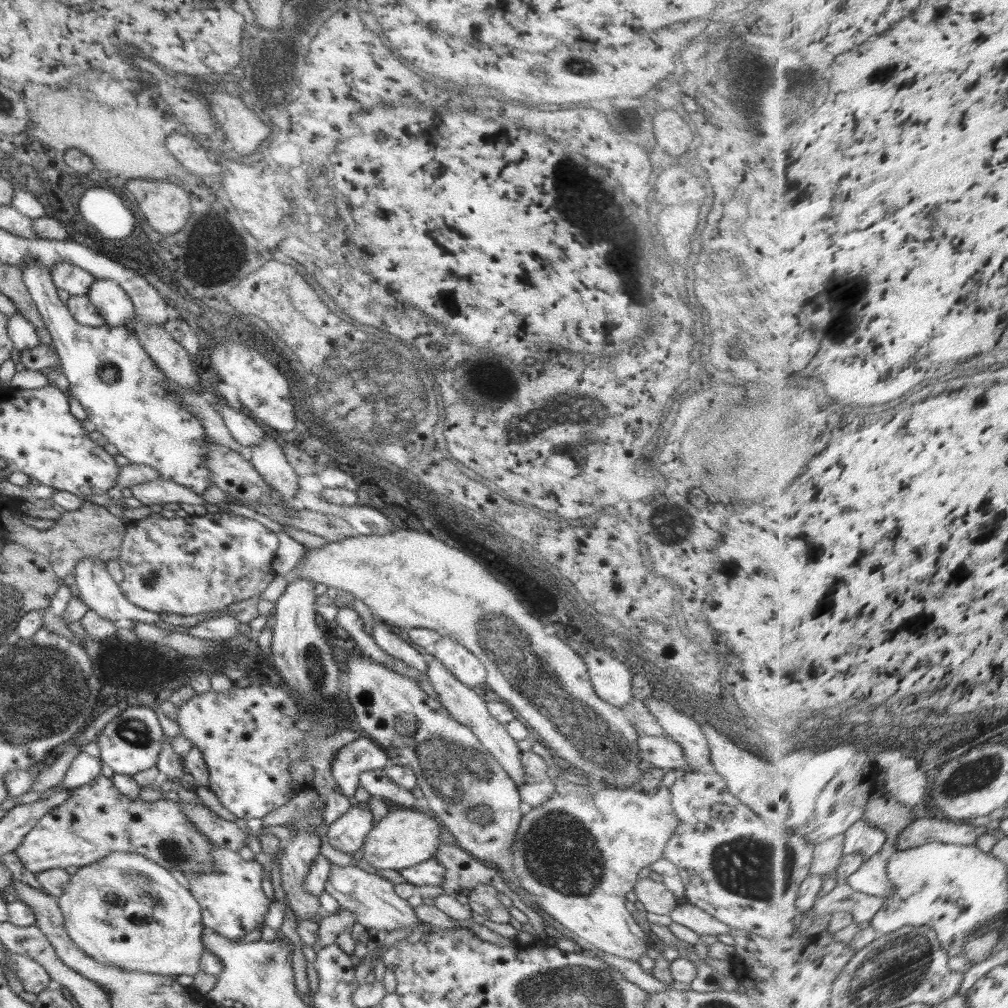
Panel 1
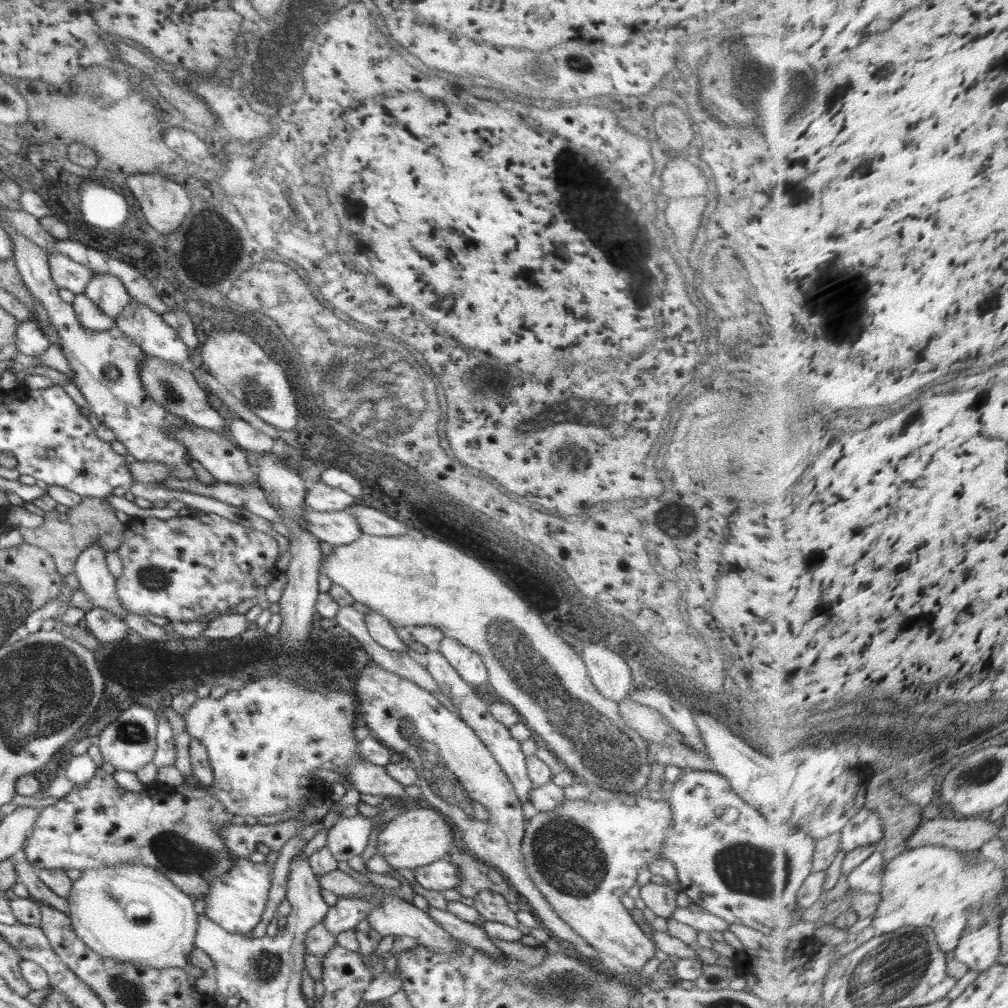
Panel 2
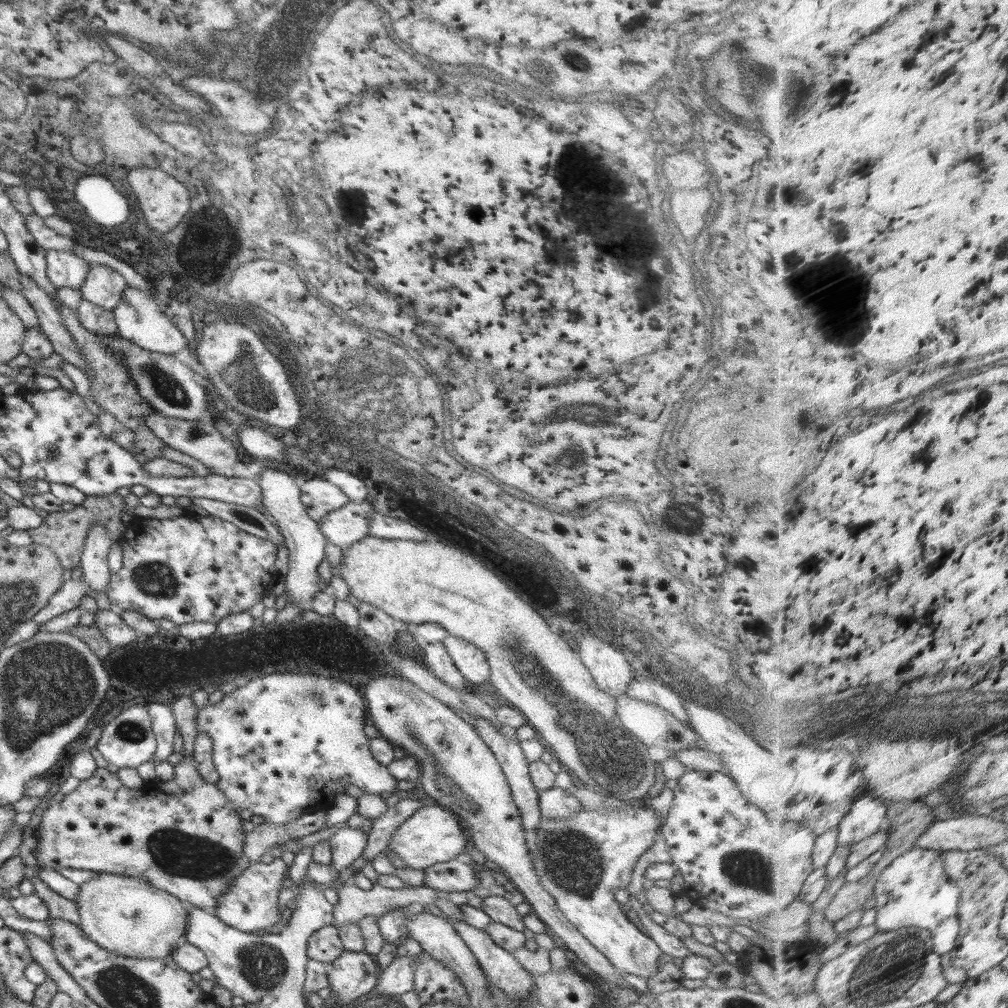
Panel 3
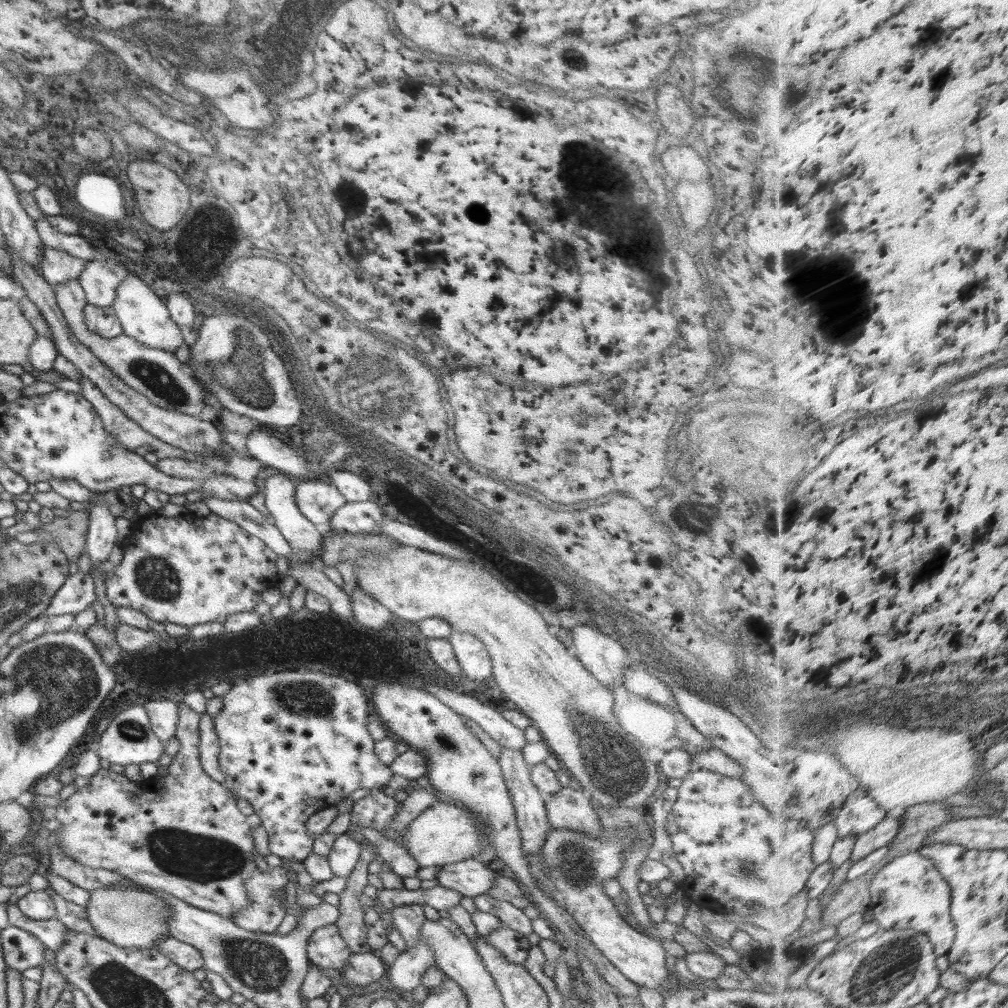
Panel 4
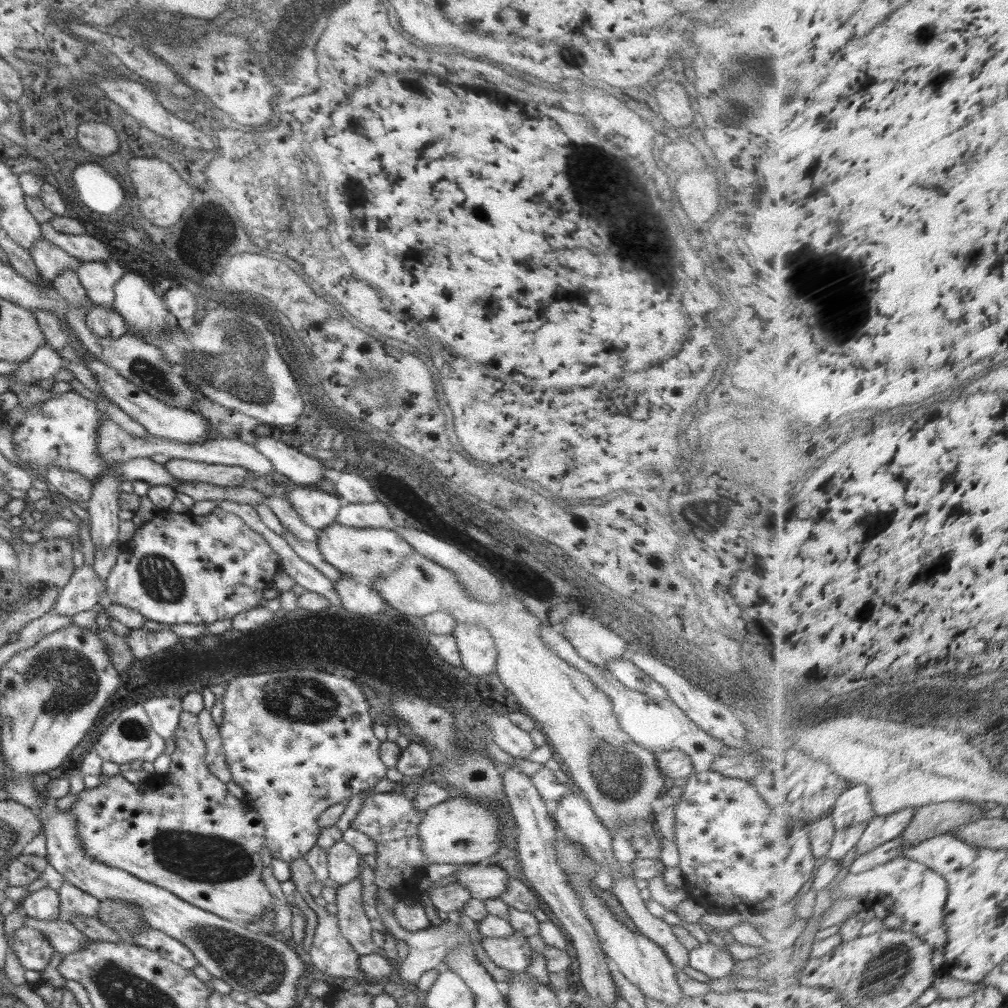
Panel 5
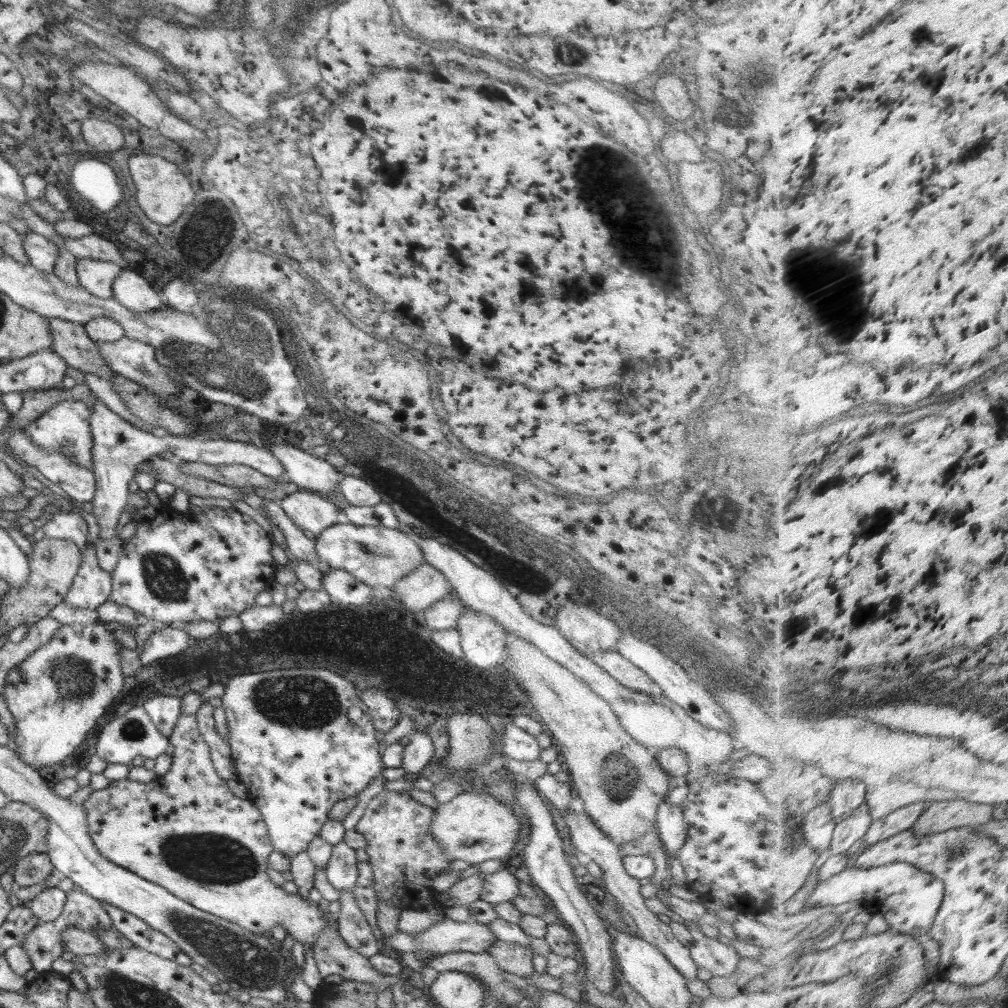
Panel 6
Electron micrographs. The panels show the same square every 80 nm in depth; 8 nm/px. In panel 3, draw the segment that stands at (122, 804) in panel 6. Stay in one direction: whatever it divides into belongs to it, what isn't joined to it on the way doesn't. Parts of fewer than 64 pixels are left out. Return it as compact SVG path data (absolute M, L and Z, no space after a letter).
M190 695L180 697L171 707L173 715L175 716L176 726L183 738L183 758L174 766L175 774L172 774L172 778L168 778L168 782L156 780L153 783L145 783L145 785L139 789L131 789L124 786L124 784L118 780L118 776L112 774L106 767L97 767L91 778L81 781L75 790L62 798L62 801L50 801L50 807L44 811L44 815L39 819L42 823L40 823L40 841L38 841L36 858L38 858L38 864L42 868L55 870L56 867L65 866L82 870L93 870L99 873L106 872L110 874L125 874L126 876L141 876L141 878L149 880L156 888L167 890L176 898L184 900L186 903L199 907L204 911L208 911L208 914L216 915L220 897L223 896L228 890L228 887L231 886L233 878L240 876L240 874L247 870L248 865L251 863L251 860L243 851L245 832L241 827L241 817L235 812L235 808L232 808L231 802L228 802L224 793L216 787L216 785L208 784L208 782L200 776L199 770L196 768L196 763L193 759L193 750L196 735L199 733L197 727L199 707L193 703Z

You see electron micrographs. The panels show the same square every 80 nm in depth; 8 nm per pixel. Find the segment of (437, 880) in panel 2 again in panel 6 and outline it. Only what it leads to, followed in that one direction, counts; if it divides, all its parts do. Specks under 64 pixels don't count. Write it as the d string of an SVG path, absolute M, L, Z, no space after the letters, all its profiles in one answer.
M500 868L492 874L486 874L483 880L484 892L480 895L480 900L485 900L490 904L500 904L500 902L511 902L518 894L519 881L506 868Z

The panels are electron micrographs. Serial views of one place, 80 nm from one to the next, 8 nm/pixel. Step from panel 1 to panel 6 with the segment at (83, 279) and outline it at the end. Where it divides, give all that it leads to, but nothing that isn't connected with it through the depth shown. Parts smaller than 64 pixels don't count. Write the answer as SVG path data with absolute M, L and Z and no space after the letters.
M31 232L23 238L23 247L30 265L45 273L53 272L56 259L60 256L58 247L51 240Z

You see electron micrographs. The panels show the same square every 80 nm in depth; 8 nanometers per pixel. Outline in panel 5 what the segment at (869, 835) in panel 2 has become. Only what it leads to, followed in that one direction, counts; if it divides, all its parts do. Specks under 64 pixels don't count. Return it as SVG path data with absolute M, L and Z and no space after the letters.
M855 783L839 797L833 817L838 830L848 828L854 823L872 822L877 816L871 798L871 787Z

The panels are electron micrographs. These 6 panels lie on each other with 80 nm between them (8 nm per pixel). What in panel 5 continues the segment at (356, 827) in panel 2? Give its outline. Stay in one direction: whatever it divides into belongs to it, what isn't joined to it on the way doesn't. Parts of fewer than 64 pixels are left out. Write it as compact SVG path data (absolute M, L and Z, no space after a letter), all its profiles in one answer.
M338 841L327 850L328 881L337 886L352 882L359 876L361 855L345 841Z

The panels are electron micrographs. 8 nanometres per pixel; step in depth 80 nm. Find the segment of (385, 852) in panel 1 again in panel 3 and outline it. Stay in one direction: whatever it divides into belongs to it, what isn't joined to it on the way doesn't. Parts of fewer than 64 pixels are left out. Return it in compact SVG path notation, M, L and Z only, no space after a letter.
M427 802L406 819L391 836L388 848L394 850L410 868L426 869L438 862L446 862L460 856L468 844L464 829L456 814L436 802Z

